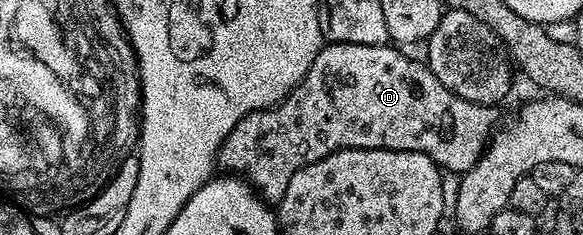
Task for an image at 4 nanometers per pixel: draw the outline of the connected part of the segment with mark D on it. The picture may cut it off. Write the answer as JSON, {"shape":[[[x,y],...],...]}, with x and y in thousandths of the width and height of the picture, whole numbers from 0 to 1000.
{"shape":[[[561,179],[492,421],[461,472],[434,472],[410,515],[383,600],[372,689],[395,723],[389,732],[419,753],[420,774],[463,872],[484,851],[487,804],[494,804],[494,770],[501,770],[508,732],[590,634],[657,626],[667,643],[719,643],[767,732],[798,736],[810,719],[851,553],[849,460],[792,426],[748,336],[729,264],[715,268],[690,217],[695,213],[676,191]]]}

